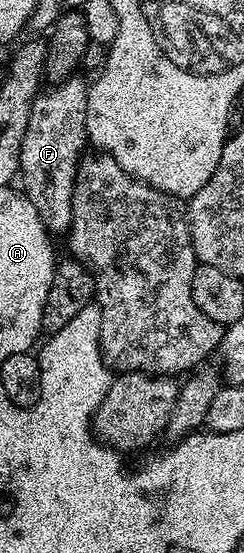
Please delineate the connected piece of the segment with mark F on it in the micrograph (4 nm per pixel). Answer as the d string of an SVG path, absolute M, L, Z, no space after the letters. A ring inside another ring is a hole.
M78 76L49 85L37 94L30 108L26 136L22 136L18 178L24 181L23 193L28 195L34 208L38 208L38 216L42 216L44 225L53 235L63 235L72 228L72 193L76 183L76 169L89 145L87 107L87 83L78 79Z

